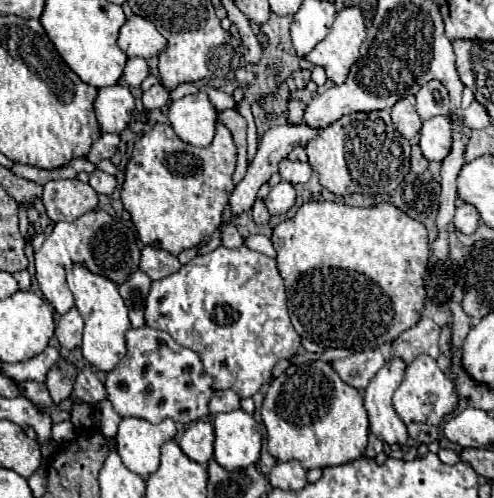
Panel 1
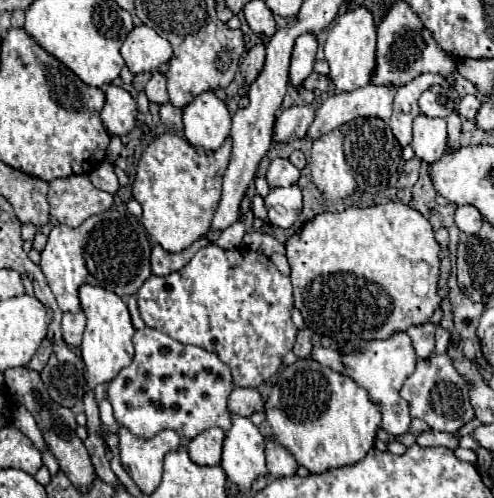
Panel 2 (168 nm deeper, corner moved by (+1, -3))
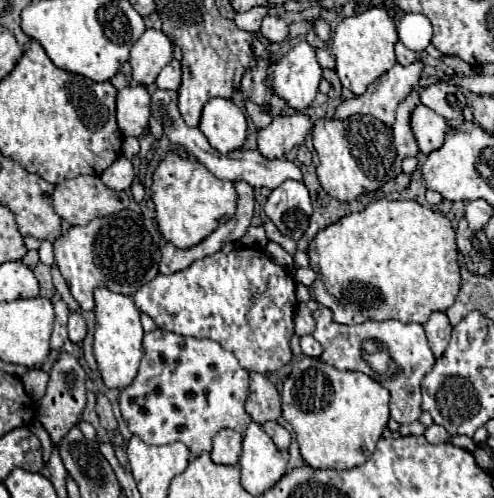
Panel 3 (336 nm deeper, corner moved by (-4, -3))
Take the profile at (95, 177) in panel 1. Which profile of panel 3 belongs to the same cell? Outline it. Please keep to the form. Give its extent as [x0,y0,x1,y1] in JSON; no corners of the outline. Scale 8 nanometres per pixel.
[100,157,134,191]

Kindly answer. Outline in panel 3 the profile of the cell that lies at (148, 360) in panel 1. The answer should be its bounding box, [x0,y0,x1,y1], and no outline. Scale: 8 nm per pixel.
[120,329,252,455]

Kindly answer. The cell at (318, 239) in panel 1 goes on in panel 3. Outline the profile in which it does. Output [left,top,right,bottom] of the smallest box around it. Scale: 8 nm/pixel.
[308,199,460,325]

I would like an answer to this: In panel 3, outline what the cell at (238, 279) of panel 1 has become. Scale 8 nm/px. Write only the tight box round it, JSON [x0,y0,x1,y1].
[134,247,296,373]

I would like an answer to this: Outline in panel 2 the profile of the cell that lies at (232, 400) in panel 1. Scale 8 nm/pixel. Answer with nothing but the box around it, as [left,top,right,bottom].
[229,387,265,417]

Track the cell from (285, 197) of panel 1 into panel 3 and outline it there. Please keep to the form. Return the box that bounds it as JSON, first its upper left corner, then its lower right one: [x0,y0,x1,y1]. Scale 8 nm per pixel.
[264,181,312,239]

